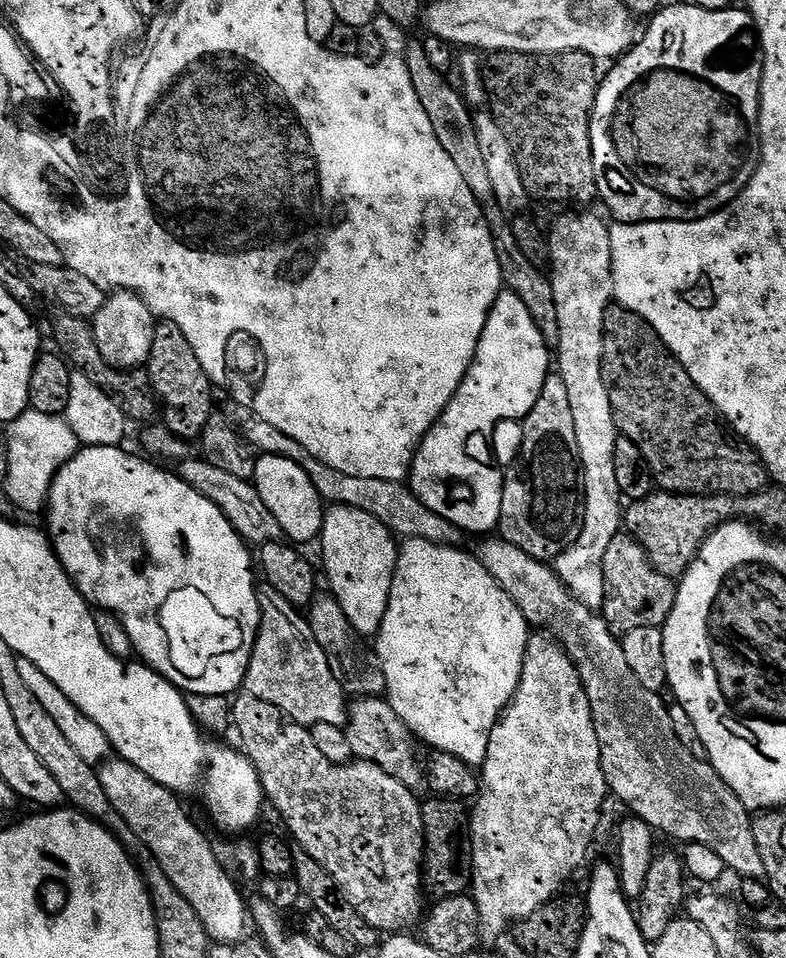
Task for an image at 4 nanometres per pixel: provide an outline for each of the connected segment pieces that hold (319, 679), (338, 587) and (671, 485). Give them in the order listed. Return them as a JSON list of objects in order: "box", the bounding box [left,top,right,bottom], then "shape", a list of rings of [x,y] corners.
[{"box":[247,586,350,729],"shape":[[[266,586],[260,593],[261,628],[248,667],[247,695],[278,706],[278,710],[299,724],[343,729],[350,720],[350,700],[328,651],[316,641],[309,617],[278,590]]]},{"box":[318,504,398,638],"shape":[[[341,504],[329,507],[324,513],[324,529],[320,531],[318,547],[324,551],[324,568],[328,571],[331,595],[342,606],[342,610],[354,626],[356,632],[365,638],[377,635],[388,609],[388,599],[392,597],[392,580],[396,577],[398,540],[385,524],[378,522],[366,510],[354,510]]]},{"box":[602,306,770,496],"shape":[[[619,306],[609,308],[606,318],[604,319],[604,357],[602,358],[602,378],[606,382],[606,390],[610,394],[610,406],[614,410],[614,418],[620,436],[630,438],[630,442],[634,442],[634,446],[638,446],[638,450],[642,450],[642,454],[646,458],[646,462],[652,471],[653,481],[663,491],[675,492],[677,496],[754,496],[763,493],[764,487],[770,484],[770,473],[761,462],[756,451],[753,450],[746,441],[741,440],[739,436],[730,434],[726,427],[725,421],[719,412],[706,398],[706,394],[702,394],[700,387],[694,382],[694,378],[690,378],[690,374],[686,374],[686,370],[672,356],[671,352],[660,339],[658,334],[648,323],[642,318],[638,318],[638,314],[634,314],[630,310]]]}]

